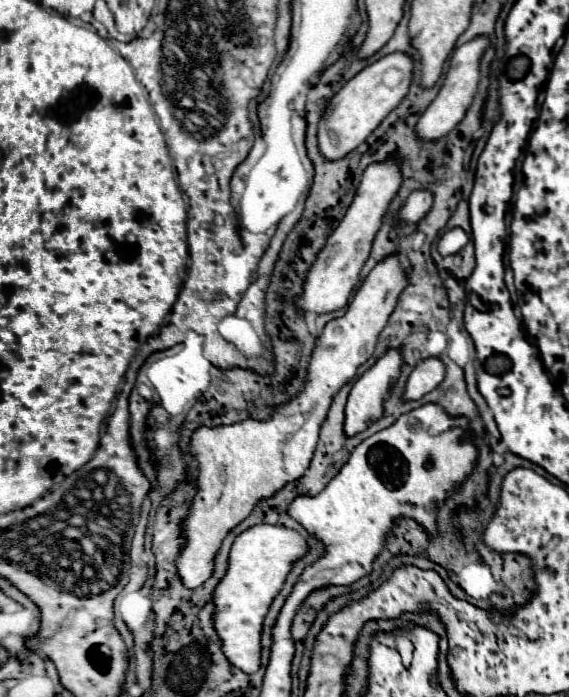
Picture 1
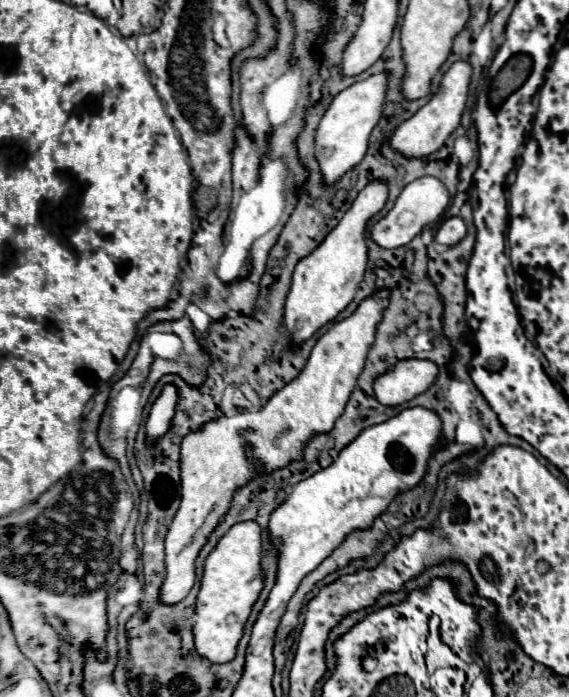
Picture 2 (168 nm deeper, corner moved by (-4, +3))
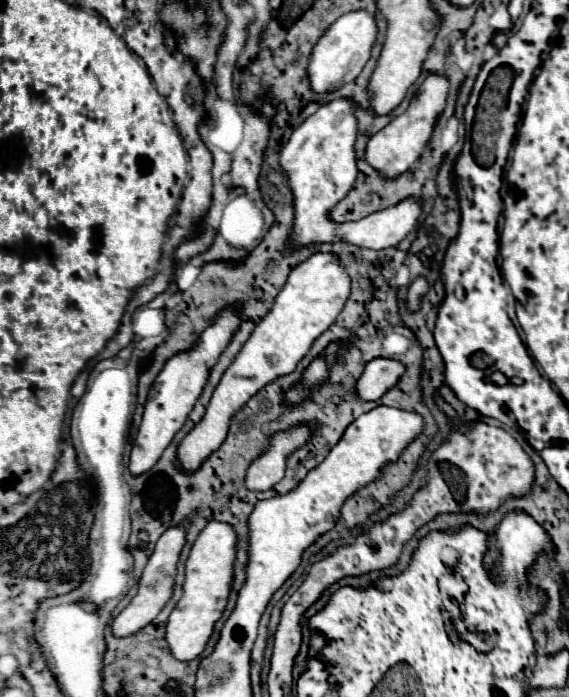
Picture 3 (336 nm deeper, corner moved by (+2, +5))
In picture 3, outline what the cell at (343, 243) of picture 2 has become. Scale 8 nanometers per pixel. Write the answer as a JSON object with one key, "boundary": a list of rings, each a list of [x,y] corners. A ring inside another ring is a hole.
{"boundary":[[[317,252],[309,260],[301,262],[291,274],[283,290],[277,294],[269,314],[255,326],[249,340],[243,344],[241,352],[235,356],[231,366],[225,370],[213,398],[207,406],[205,416],[195,424],[195,428],[177,446],[177,470],[193,474],[201,468],[201,462],[209,458],[225,442],[231,418],[269,382],[279,376],[291,374],[299,360],[309,352],[311,344],[337,320],[339,312],[349,298],[351,280],[345,268],[339,264],[335,254]]]}

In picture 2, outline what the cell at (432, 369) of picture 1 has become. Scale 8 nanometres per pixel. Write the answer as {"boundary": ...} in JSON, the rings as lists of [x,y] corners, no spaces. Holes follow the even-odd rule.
{"boundary":[[[417,358],[401,360],[395,364],[395,368],[391,372],[387,372],[375,380],[375,398],[385,406],[401,406],[401,404],[413,400],[415,396],[423,394],[425,390],[429,390],[435,384],[437,376],[439,376],[439,366],[431,360],[417,360]]]}

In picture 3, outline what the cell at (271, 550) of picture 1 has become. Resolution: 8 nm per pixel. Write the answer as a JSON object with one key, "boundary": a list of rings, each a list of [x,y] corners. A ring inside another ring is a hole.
{"boundary":[[[209,522],[205,526],[185,562],[185,582],[183,582],[183,596],[173,608],[173,612],[167,618],[165,624],[165,640],[171,648],[171,654],[177,660],[195,660],[205,644],[211,638],[215,622],[221,618],[227,598],[229,598],[229,588],[233,580],[233,562],[235,562],[235,544],[237,536],[231,524],[225,522]]]}

